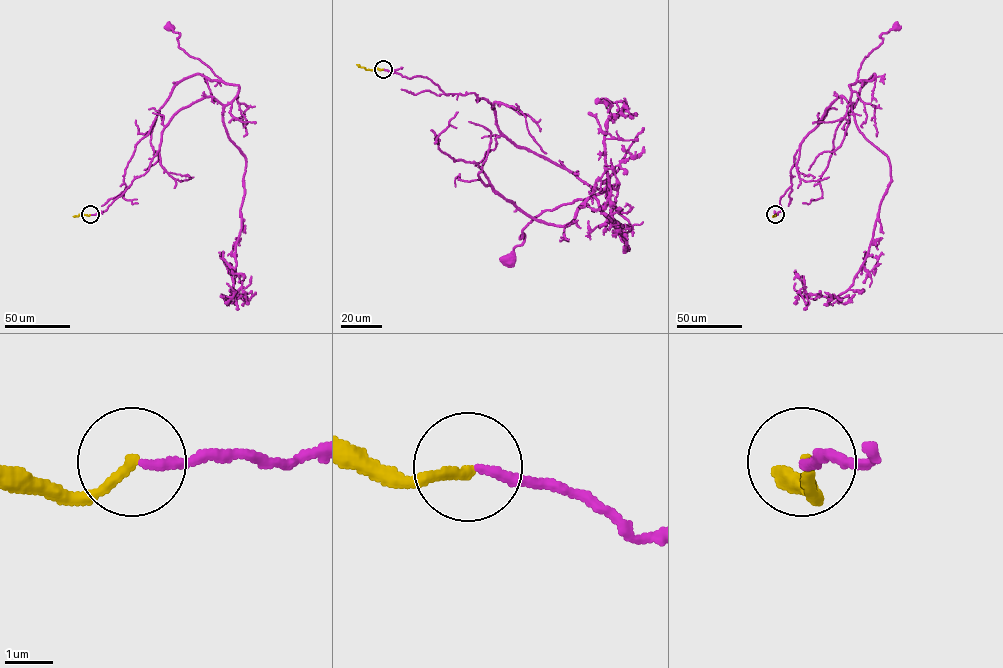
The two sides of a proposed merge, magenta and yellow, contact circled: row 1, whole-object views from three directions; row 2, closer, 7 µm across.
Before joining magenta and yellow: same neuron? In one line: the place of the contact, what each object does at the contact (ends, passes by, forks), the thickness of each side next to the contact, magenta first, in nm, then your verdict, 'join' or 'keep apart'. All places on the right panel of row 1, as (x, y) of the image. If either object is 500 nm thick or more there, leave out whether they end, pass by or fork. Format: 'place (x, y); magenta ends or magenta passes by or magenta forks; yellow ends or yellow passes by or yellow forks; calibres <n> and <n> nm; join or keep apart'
place (775, 214); magenta ends; yellow ends; calibres 190 and 200 nm; join

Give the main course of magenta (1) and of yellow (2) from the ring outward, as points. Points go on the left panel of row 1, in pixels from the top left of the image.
1: (90, 215), (148, 170), (179, 111), (236, 95), (238, 85), (181, 49), (170, 28)
2: (90, 215), (73, 216)

